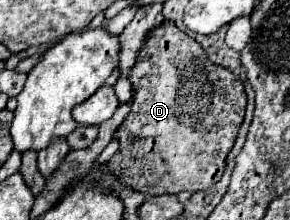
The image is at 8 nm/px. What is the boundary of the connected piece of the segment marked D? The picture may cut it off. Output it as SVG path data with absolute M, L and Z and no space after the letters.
M163 21L145 37L137 61L129 73L133 103L125 121L115 131L119 151L109 161L115 177L143 195L165 195L181 191L201 191L215 185L225 169L225 159L235 143L237 131L245 117L247 95L243 83L225 67L215 65L205 55L205 49L185 35L173 21Z

